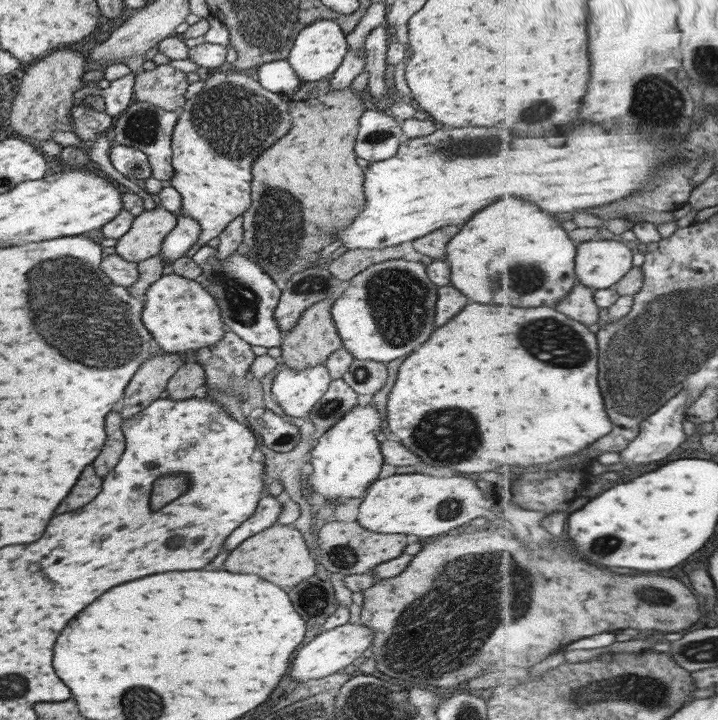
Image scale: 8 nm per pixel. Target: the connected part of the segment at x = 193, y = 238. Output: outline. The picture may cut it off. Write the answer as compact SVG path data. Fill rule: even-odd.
M179 218L160 244L160 254L164 260L175 261L197 242L200 233L199 224L191 218Z

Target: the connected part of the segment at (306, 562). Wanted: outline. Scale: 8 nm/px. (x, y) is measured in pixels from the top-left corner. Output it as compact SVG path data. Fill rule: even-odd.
M275 524L271 528L261 530L259 534L243 540L235 550L231 550L231 554L225 560L225 570L227 572L249 572L249 574L257 574L263 580L269 580L277 586L295 586L297 582L311 578L316 572L316 565L313 558L309 558L307 554L307 546L301 538L302 534L291 524L281 526Z

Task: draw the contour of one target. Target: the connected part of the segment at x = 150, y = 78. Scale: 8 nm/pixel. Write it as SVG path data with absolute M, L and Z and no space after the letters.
M155 65L152 70L134 74L133 94L135 100L152 104L166 111L180 111L187 88L186 74L168 66Z

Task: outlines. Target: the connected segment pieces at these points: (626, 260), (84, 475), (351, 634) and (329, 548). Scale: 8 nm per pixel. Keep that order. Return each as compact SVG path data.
M607 238L578 245L577 274L592 289L614 287L633 266L632 249L623 240Z
M87 466L81 472L81 476L77 478L77 484L73 484L73 488L69 490L69 496L65 496L65 500L55 508L55 514L63 514L69 510L81 508L83 504L93 500L93 496L97 496L99 488L101 488L101 478L95 476L91 466Z
M345 623L316 635L293 656L289 676L295 680L314 680L326 677L333 672L345 671L355 659L362 657L363 651L370 647L374 632L361 623Z
M331 521L320 526L317 532L319 562L330 573L341 575L360 575L367 573L378 564L397 558L407 546L407 536L385 536L363 530L357 522Z

